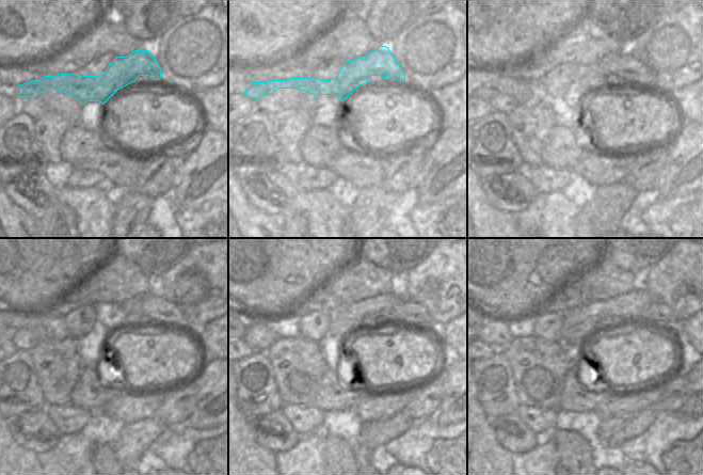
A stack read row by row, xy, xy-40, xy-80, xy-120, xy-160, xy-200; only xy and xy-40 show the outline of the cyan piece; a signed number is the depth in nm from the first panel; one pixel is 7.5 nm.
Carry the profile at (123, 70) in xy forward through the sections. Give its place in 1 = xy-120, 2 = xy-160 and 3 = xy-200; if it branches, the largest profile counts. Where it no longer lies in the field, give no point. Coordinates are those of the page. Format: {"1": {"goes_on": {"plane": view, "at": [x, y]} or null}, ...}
{"1": {"goes_on": {"plane": "xy-120", "at": [156, 309]}}, "2": {"goes_on": {"plane": "xy-160", "at": [406, 312]}}, "3": {"goes_on": {"plane": "xy-200", "at": [657, 314]}}}

